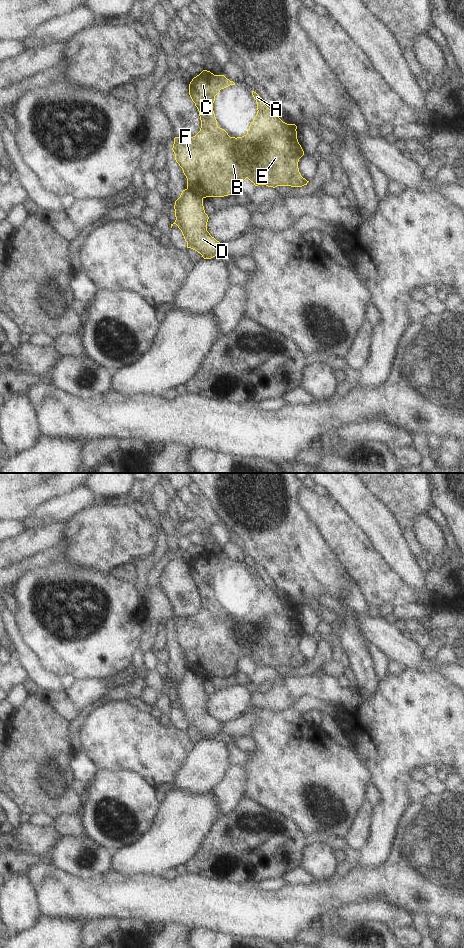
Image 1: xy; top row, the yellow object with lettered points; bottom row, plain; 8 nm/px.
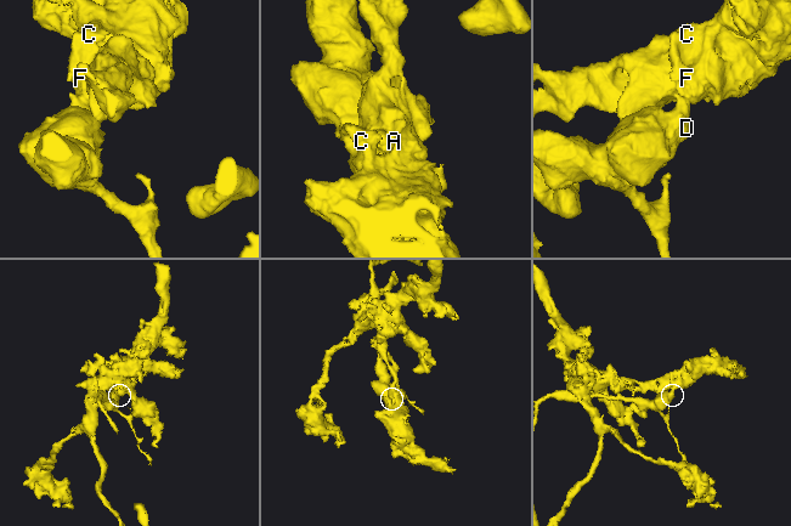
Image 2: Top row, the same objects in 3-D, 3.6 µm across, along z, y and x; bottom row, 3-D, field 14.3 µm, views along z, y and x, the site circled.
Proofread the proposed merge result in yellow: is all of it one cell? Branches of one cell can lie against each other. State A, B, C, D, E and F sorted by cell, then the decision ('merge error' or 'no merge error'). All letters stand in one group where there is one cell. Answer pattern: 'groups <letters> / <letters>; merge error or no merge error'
groups A B C E F / D; merge error

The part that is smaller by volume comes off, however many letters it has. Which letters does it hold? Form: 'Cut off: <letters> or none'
Cut off: D

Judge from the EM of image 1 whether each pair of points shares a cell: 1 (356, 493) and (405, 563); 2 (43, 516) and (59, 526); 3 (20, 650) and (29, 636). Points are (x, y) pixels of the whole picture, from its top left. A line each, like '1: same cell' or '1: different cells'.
1: same cell
2: different cells
3: different cells

